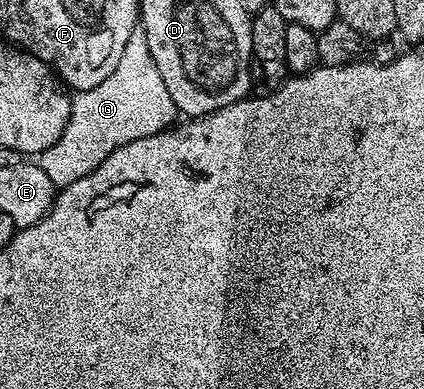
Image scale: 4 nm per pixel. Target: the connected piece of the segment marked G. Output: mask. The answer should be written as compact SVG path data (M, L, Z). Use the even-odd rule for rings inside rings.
M137 30L126 38L122 58L118 58L118 66L110 70L110 75L98 82L98 86L90 86L90 90L82 90L72 96L70 118L66 122L66 130L62 130L62 138L39 153L38 163L57 189L65 188L78 182L78 178L86 178L90 170L98 170L98 166L102 166L118 146L138 142L138 138L150 138L150 134L173 127L177 116L170 90L166 90L162 74L158 74L158 66L154 66L146 34Z

